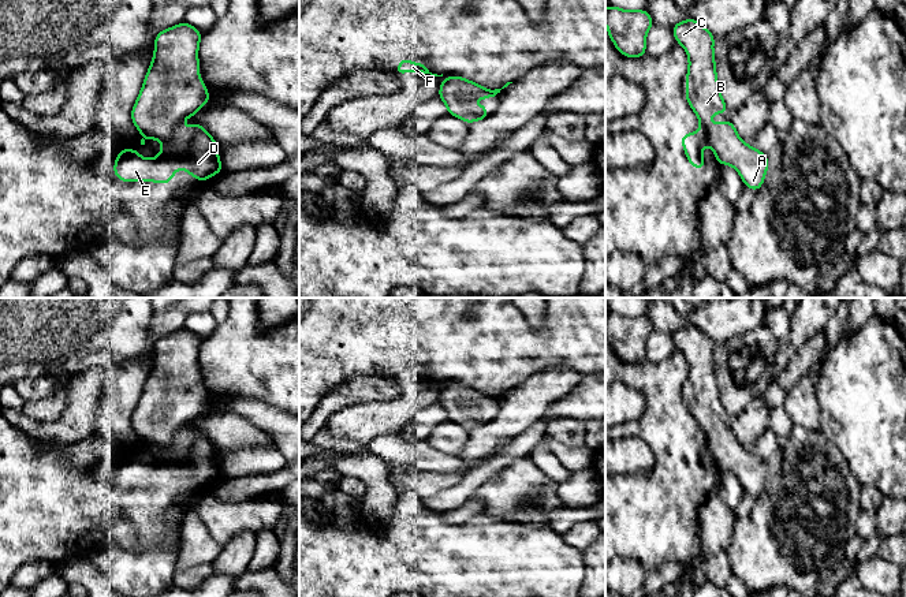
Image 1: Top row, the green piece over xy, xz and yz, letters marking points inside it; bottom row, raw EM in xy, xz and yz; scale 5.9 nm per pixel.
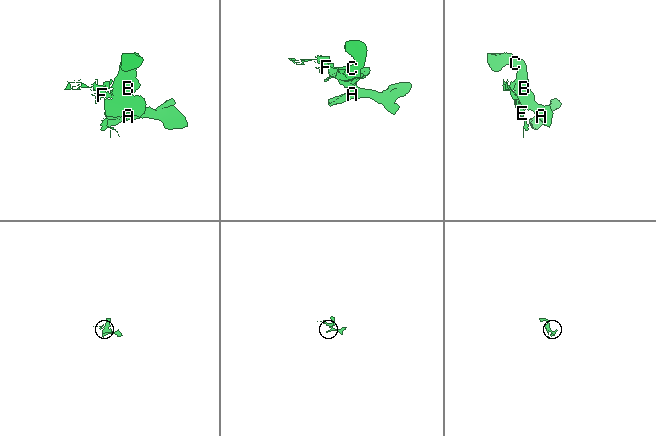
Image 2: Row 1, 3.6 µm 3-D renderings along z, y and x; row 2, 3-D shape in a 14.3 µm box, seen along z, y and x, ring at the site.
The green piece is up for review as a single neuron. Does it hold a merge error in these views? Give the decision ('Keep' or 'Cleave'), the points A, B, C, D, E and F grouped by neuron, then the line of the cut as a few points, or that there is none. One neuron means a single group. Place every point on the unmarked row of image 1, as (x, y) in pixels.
Cleave. Groups: A B C / D E F. Split along xy (178, 429), (174, 437), (161, 447)

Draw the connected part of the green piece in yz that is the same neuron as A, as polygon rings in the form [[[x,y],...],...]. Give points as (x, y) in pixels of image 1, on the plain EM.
[[[694,324],[672,332],[672,339],[676,350],[682,350],[689,362],[686,407],[702,430],[706,448],[715,458],[719,471],[732,471],[743,490],[757,497],[764,489],[768,462],[743,448],[732,428],[711,429],[712,419],[727,418],[716,383],[715,342]]]

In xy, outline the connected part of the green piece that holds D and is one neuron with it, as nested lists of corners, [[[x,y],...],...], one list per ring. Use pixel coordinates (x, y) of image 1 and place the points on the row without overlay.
[[[198,429],[191,433],[176,430],[172,441],[161,449],[163,456],[156,464],[143,464],[138,455],[123,454],[113,471],[116,484],[165,490],[174,485],[176,475],[186,475],[193,484],[205,488],[223,475],[216,447]]]

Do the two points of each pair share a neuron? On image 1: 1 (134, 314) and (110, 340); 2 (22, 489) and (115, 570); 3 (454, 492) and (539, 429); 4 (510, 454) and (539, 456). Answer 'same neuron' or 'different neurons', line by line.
1: same neuron
2: different neurons
3: same neuron
4: different neurons

